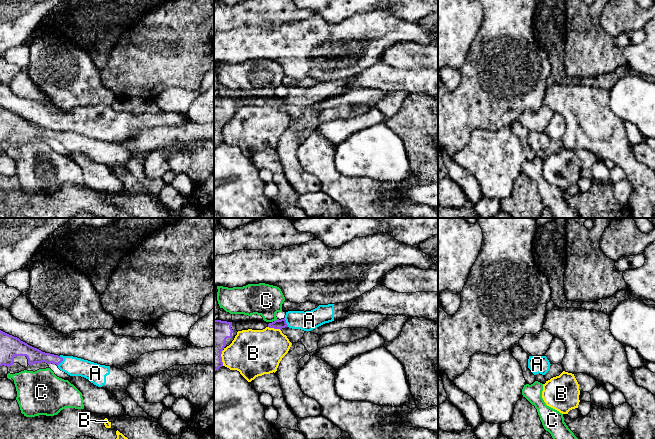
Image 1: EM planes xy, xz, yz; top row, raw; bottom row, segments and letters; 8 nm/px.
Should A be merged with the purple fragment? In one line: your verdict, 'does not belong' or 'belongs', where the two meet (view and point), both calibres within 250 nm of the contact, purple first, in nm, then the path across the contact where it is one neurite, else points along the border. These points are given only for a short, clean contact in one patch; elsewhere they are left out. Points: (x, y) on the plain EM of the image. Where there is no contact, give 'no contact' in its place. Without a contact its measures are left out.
belongs; meets purple in xy at (61, 137); 120 nm thick on the purple side, 160 nm on the other; runs through xy (34, 131), (61, 137), (73, 142)

